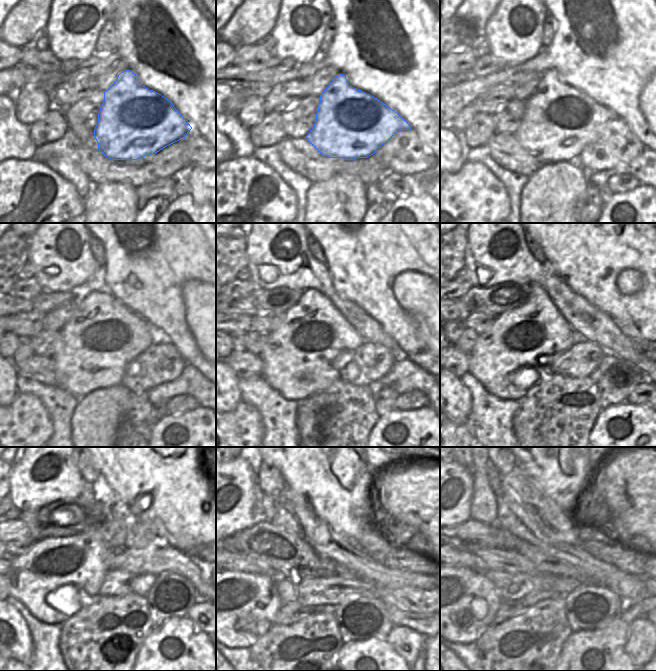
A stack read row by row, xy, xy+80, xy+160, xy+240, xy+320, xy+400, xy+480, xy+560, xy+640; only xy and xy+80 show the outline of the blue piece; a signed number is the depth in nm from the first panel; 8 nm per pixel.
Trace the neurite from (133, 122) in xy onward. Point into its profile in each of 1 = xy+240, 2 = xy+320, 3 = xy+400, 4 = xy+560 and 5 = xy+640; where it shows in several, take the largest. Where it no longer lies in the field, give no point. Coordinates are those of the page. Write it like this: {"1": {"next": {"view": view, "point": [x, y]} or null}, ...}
{"1": {"next": {"view": "xy+240", "point": [91, 355]}}, "2": {"next": {"view": "xy+320", "point": [298, 363]}}, "3": {"next": {"view": "xy+400", "point": [493, 365]}}, "4": {"next": {"view": "xy+560", "point": [236, 595]}}, "5": {"next": {"view": "xy+640", "point": [460, 593]}}}

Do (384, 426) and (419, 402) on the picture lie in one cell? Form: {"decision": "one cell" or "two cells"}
{"decision": "two cells"}

